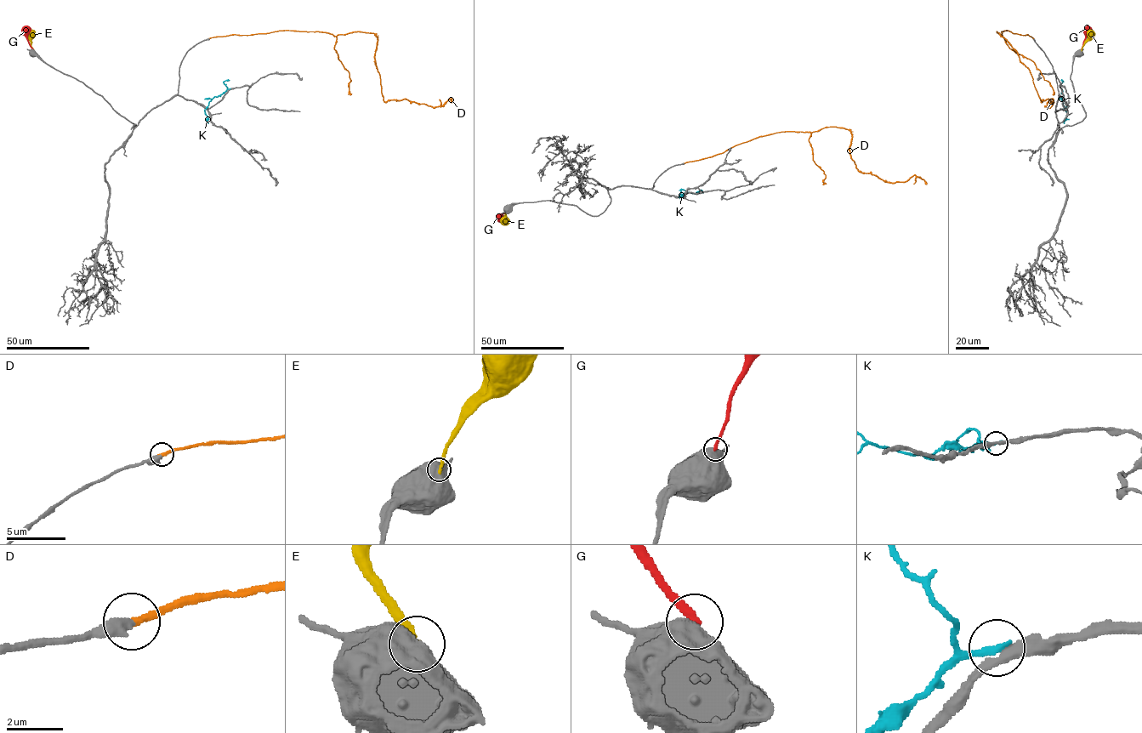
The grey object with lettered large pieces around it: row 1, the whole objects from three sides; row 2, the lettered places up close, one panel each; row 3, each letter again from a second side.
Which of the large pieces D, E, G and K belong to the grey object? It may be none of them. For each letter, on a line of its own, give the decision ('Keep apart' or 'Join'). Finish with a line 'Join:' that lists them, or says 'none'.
D: Join
E: Keep apart
G: Keep apart
K: Keep apart
Join: D

